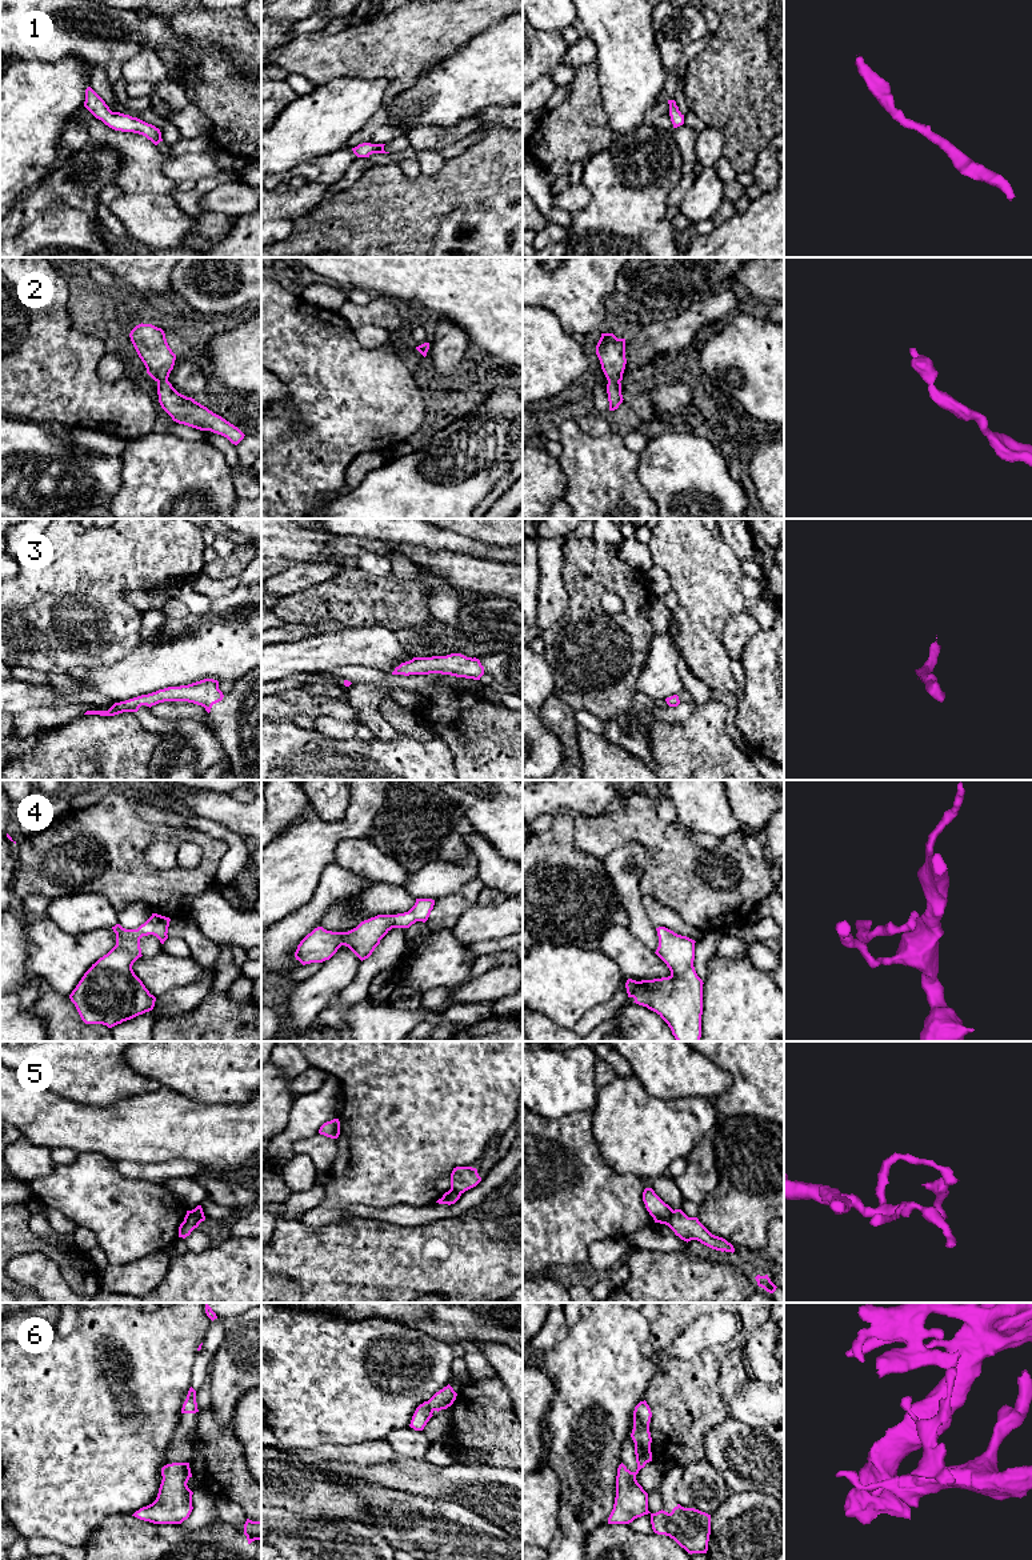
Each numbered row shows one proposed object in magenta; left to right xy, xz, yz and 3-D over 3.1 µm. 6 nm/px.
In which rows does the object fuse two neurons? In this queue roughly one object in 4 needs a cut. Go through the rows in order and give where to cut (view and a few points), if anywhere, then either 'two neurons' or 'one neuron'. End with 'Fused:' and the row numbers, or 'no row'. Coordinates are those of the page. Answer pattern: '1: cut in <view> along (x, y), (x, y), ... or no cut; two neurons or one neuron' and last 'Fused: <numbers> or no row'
1: no cut; one neuron
2: no cut; one neuron
3: no cut; one neuron
4: no cut; one neuron
5: cut in yz along (674, 1211), (667, 1224); two neurons
6: no cut; one neuron
Fused: 5

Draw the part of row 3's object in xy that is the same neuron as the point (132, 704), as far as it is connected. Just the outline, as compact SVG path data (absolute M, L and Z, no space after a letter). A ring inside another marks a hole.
M204 679L188 685L168 687L125 701L115 703L108 711L87 711L84 715L115 716L123 712L137 712L141 705L152 707L164 701L188 701L205 708L209 713L213 704L224 697L219 681Z

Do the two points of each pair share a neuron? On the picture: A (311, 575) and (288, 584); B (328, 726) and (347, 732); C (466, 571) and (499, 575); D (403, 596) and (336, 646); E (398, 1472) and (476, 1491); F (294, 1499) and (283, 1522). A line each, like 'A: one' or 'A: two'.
A: one
B: one
C: one
D: two
E: one
F: two

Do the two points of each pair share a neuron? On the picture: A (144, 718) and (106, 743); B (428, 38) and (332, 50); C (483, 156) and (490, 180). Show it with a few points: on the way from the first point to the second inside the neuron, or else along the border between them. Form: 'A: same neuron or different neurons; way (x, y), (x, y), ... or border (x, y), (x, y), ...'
A: different neurons; border (135, 712), (139, 722), (159, 736)
B: same neuron; way (404, 43), (376, 50), (356, 50)
C: same neuron; way (487, 162), (487, 175)

